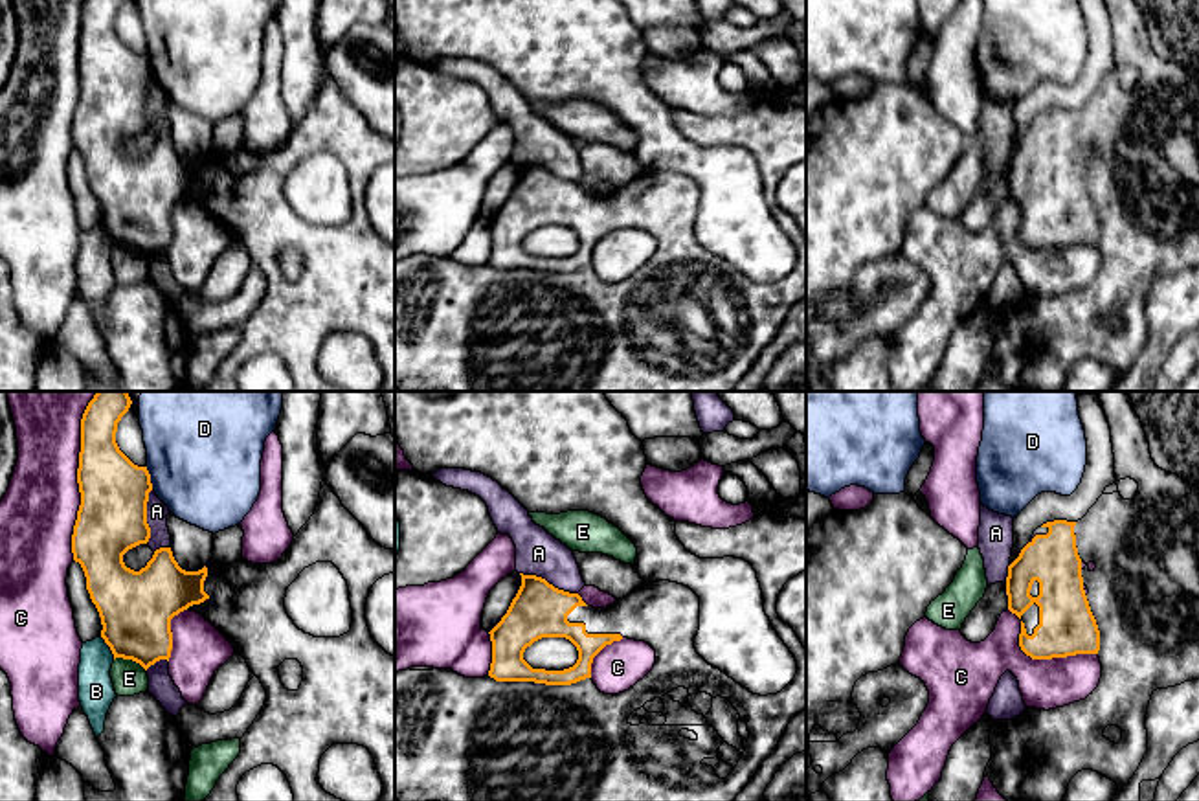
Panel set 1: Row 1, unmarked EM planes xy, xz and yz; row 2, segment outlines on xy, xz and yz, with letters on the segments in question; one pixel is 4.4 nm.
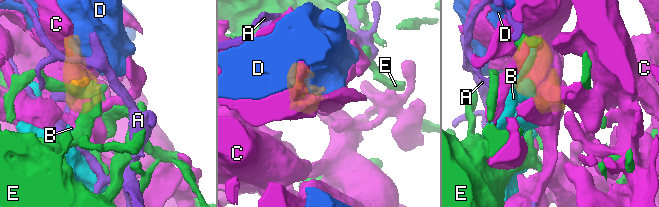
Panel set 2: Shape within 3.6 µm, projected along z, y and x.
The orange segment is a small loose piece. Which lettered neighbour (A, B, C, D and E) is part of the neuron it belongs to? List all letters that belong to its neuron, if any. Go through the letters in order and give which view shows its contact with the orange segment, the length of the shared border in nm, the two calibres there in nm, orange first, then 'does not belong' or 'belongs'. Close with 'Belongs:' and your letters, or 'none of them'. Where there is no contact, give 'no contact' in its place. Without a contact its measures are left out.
A: contact in xz; length 280 nm; calibres 240 and 190 nm; does not belong
B: contact in xy; length 120 nm; calibres 320 and 160 nm; does not belong
C: contact in xy; length 650 nm; calibres 300 and 340 nm; does not belong
D: contact in xy; length 110 nm; calibres 300 and 480 nm; does not belong
E: contact in xy; length 150 nm; calibres 320 and 150 nm; does not belong
Belongs: none of them

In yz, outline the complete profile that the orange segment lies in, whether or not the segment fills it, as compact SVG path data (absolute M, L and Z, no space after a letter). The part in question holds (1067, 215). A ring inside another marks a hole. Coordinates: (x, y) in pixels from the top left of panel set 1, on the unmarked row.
M1105 0L1105 6L1116 70L1135 68L1137 85L1124 88L1120 81L1102 83L1081 108L1043 112L1008 154L1006 165L1008 198L1021 208L1021 239L1032 248L1096 243L1102 266L1085 288L1048 299L1026 296L1026 305L995 309L984 364L1008 391L1061 391L1070 367L1081 358L1098 360L1122 377L1148 342L1146 303L1151 283L1199 268L1199 77L1155 53L1137 0ZM1107 314L1122 318L1118 333L1104 325Z

